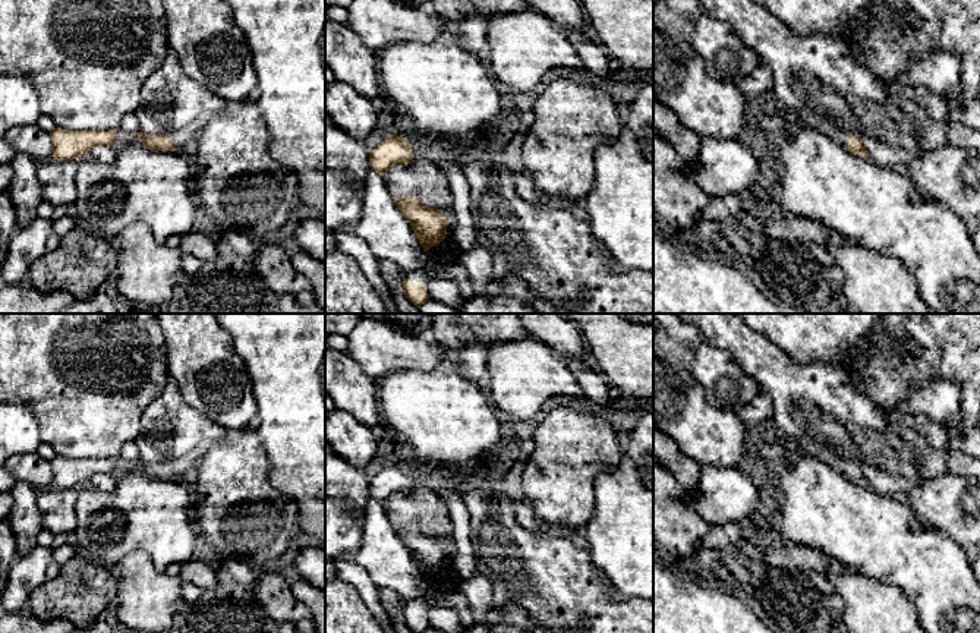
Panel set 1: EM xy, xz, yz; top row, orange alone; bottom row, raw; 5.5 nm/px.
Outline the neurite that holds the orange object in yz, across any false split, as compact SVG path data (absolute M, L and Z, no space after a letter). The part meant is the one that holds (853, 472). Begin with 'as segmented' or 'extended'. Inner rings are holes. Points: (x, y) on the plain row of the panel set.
extended; M842 460L838 462L838 469L845 475L847 479L855 482L861 486L869 486L867 479L861 470L861 466L855 460Z

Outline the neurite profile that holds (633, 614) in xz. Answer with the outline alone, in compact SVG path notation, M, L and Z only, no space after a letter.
M605 599L592 620L570 633L653 633L653 602Z

